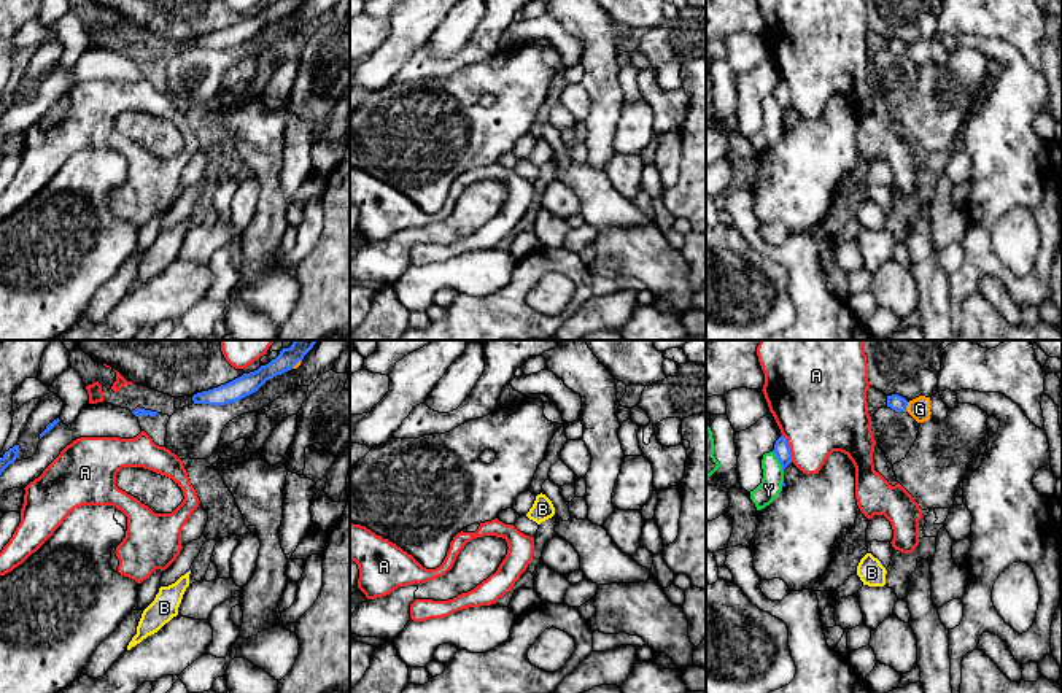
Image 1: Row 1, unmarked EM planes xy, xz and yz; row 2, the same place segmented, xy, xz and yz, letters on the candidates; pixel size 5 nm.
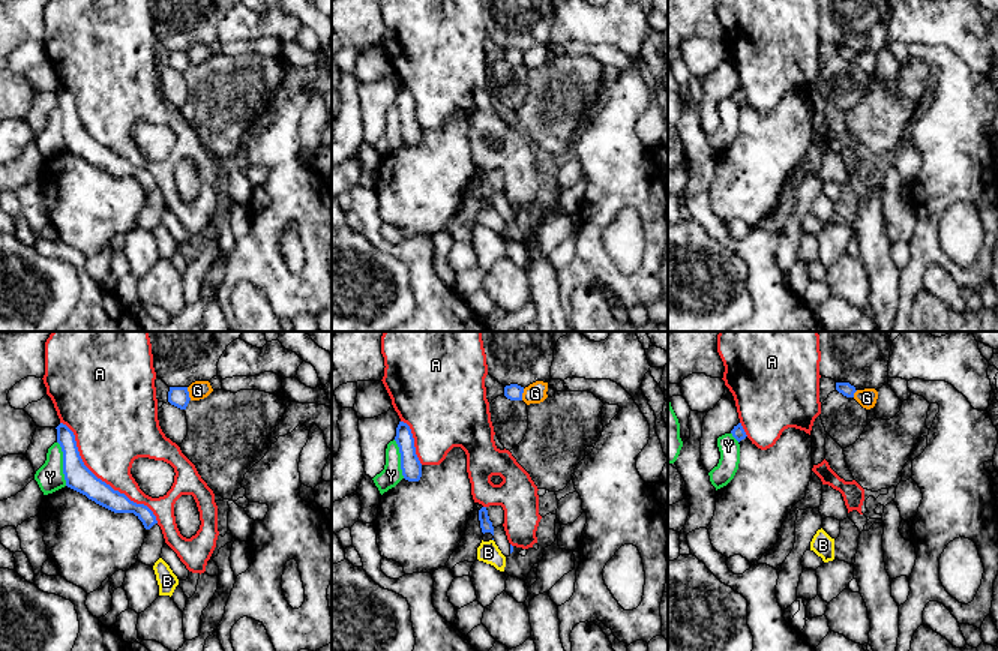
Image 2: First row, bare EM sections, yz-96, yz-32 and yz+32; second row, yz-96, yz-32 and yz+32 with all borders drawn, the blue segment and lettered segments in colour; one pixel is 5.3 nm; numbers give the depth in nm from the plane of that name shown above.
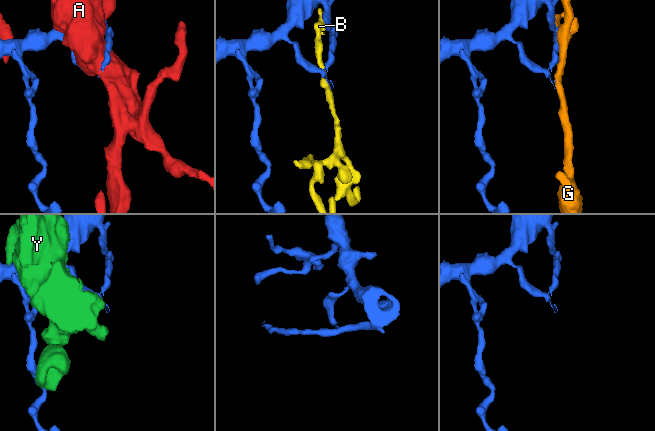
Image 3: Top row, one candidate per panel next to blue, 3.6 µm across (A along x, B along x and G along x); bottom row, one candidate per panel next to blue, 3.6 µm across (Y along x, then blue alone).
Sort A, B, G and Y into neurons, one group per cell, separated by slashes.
A / B / G / Y

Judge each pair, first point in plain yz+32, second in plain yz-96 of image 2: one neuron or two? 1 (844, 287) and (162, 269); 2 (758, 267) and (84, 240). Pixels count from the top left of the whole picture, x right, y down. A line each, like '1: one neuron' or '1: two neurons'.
1: one neuron
2: two neurons

